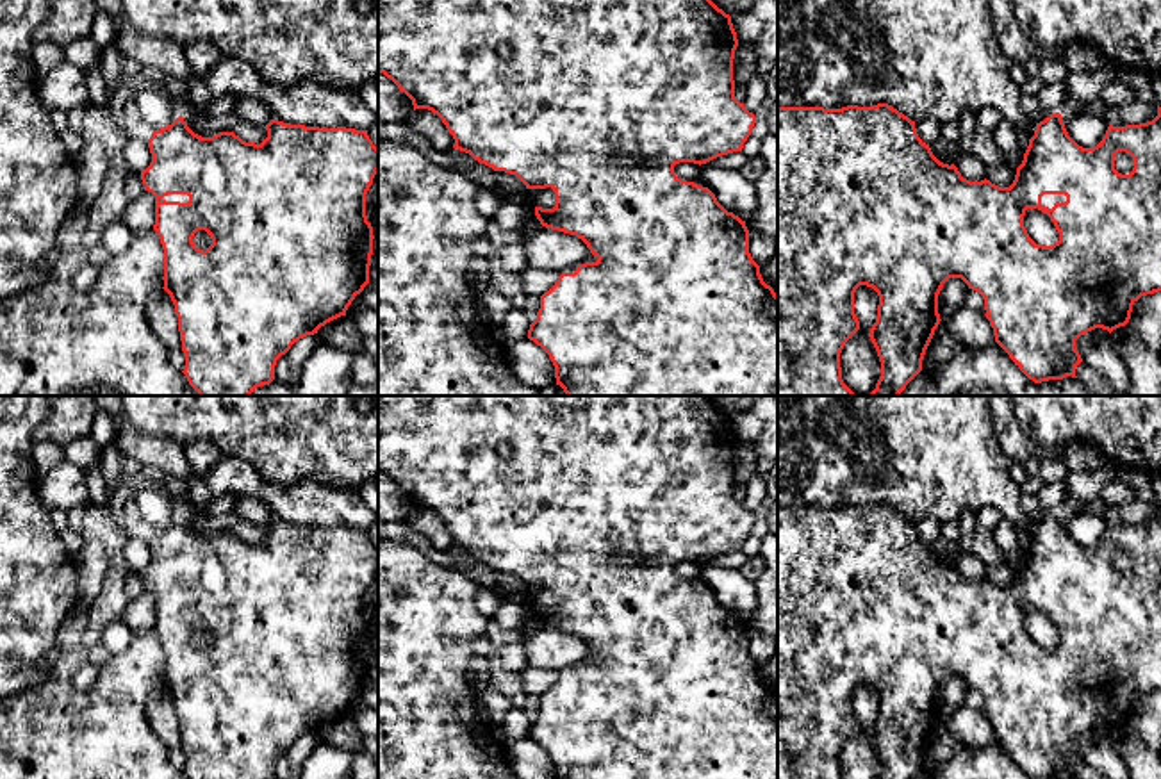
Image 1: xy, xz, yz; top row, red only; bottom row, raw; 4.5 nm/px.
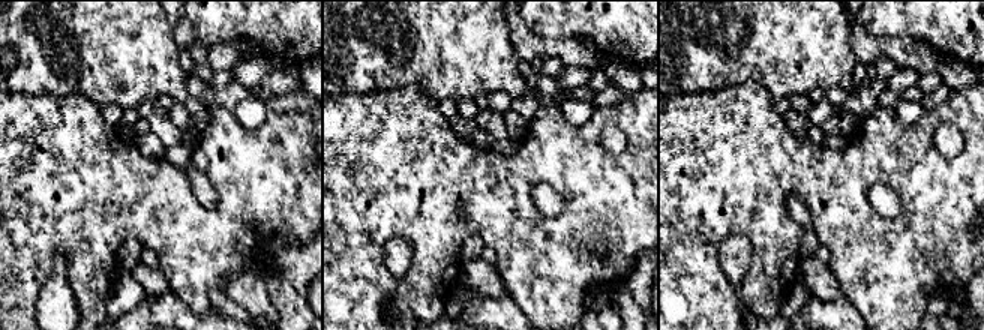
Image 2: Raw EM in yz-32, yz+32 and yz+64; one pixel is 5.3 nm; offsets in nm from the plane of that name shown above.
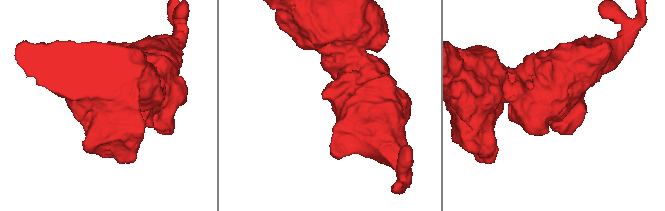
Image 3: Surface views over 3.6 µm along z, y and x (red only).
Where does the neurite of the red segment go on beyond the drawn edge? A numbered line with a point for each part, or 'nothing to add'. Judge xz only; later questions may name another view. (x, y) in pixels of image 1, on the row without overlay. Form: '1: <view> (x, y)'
1: xz (544, 598)

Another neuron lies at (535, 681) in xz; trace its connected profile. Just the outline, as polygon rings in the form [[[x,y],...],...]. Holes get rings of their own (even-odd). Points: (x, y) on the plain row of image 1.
[[[528,667],[523,674],[523,690],[526,695],[540,697],[555,685],[556,679],[558,679],[556,670]]]

